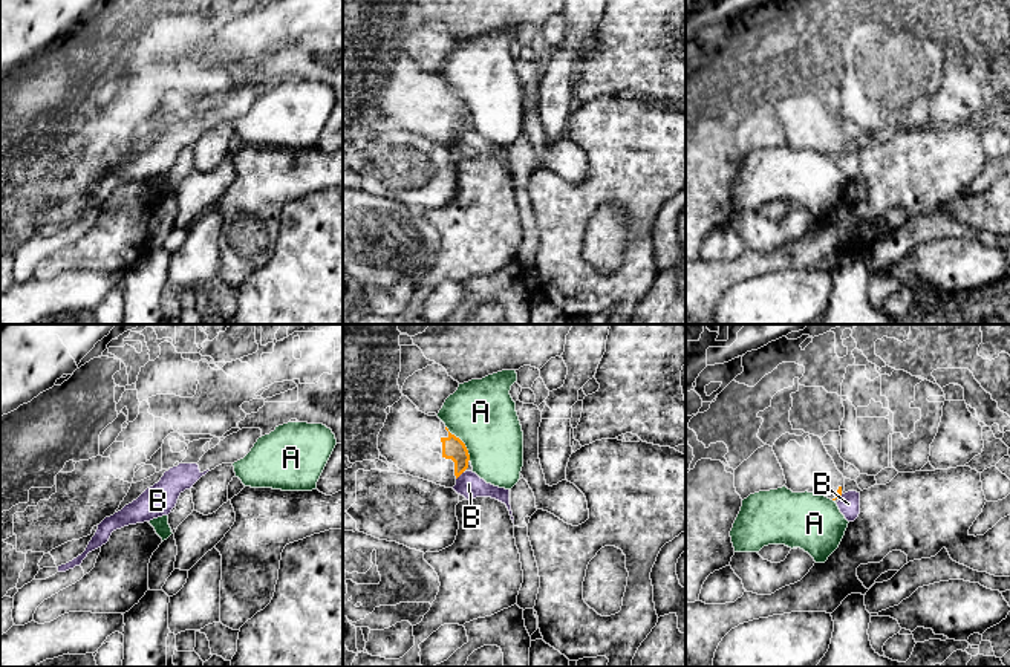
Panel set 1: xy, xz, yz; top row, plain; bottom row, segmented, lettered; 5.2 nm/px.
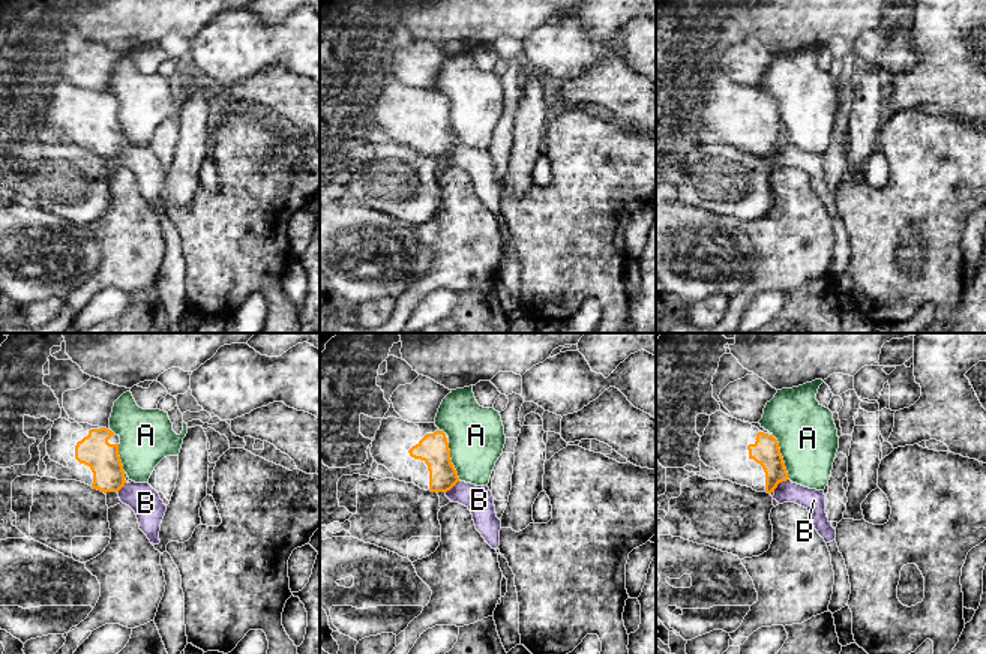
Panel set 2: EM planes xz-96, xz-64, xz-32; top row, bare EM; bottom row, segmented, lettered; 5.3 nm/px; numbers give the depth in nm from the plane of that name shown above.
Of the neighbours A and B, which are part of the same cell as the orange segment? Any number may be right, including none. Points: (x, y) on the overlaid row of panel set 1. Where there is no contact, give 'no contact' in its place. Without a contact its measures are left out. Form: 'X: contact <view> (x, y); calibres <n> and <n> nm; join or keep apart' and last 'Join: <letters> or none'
A: contact xz (462, 442); calibres 120 and 360 nm; keep apart
B: contact xz (459, 475); calibres 120 and 140 nm; keep apart
Join: none

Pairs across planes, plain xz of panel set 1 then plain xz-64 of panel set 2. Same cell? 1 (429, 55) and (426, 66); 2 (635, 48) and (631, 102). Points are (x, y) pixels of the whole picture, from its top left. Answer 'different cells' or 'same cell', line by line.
1: same cell
2: same cell

